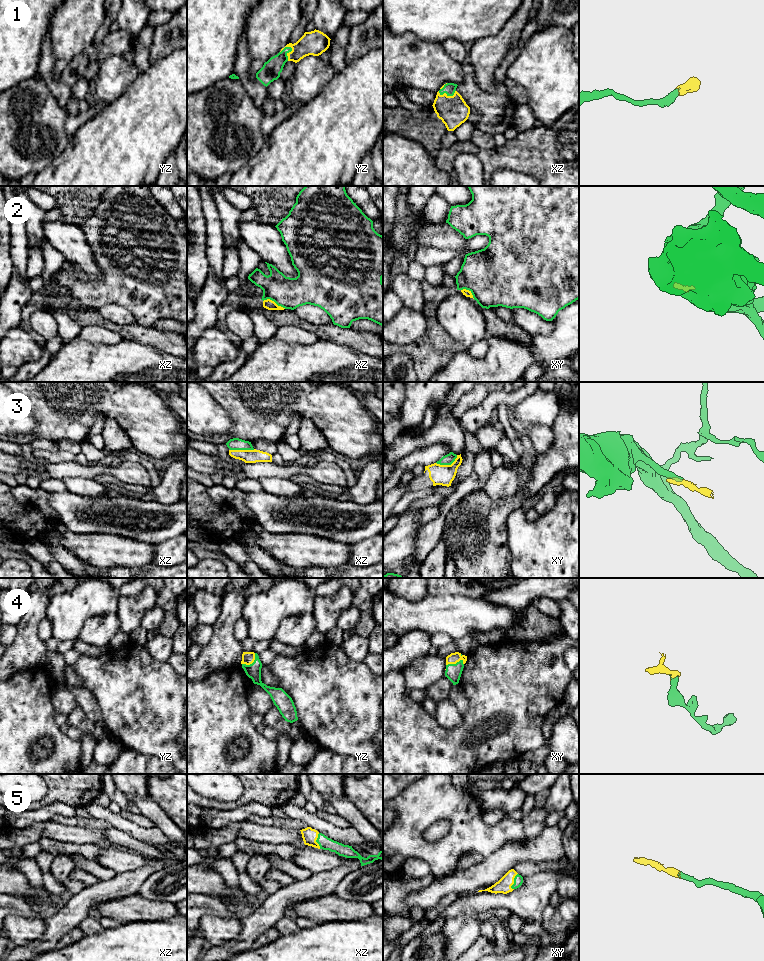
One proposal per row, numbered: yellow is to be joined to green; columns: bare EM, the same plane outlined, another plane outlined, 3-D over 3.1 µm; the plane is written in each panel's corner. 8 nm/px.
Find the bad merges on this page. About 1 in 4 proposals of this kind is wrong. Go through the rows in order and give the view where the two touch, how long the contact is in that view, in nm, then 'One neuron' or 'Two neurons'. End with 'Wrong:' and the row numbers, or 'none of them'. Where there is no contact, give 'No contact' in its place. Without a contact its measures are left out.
1: Touches green in yz. Shared border 120 nm. One neuron
2: Touches green in xz. Shared border 200 nm. Two neurons
3: Touches green in xz. Shared border 200 nm. Two neurons
4: Touches green in xy. Shared border 150 nm. One neuron
5: Touches green in xy. Shared border 140 nm. One neuron
Wrong: 2, 3

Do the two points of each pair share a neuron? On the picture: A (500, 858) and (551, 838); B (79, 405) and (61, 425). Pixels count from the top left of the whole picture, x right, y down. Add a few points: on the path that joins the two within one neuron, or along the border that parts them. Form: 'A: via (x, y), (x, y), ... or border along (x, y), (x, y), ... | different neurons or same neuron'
A: via (513, 853), (538, 849) | same neuron
B: via (74, 410), (64, 420) | same neuron

